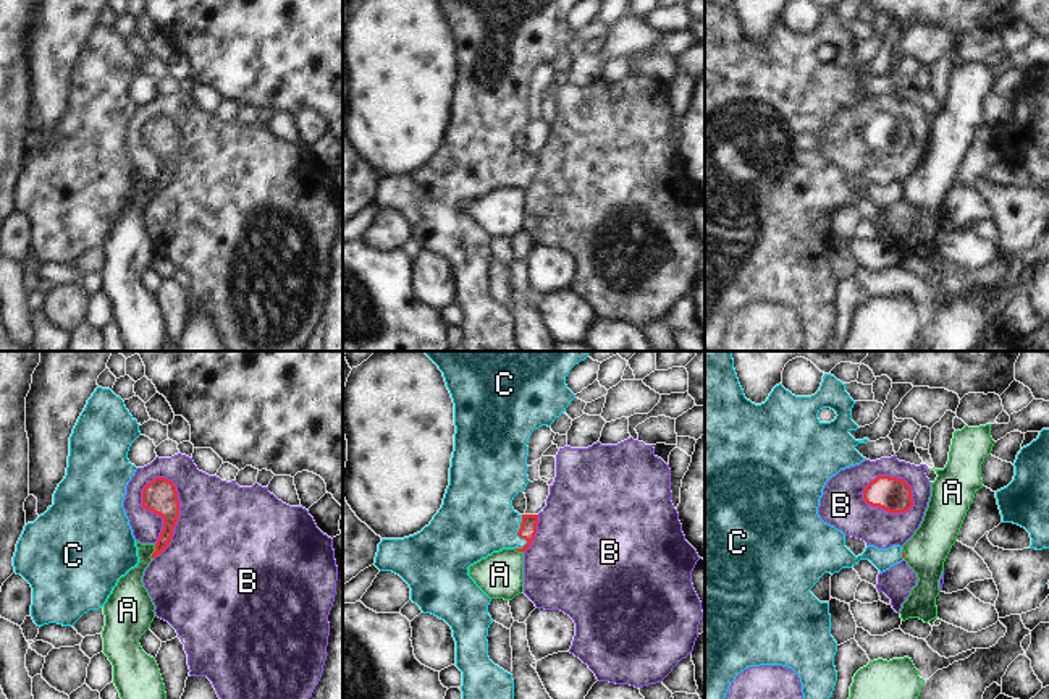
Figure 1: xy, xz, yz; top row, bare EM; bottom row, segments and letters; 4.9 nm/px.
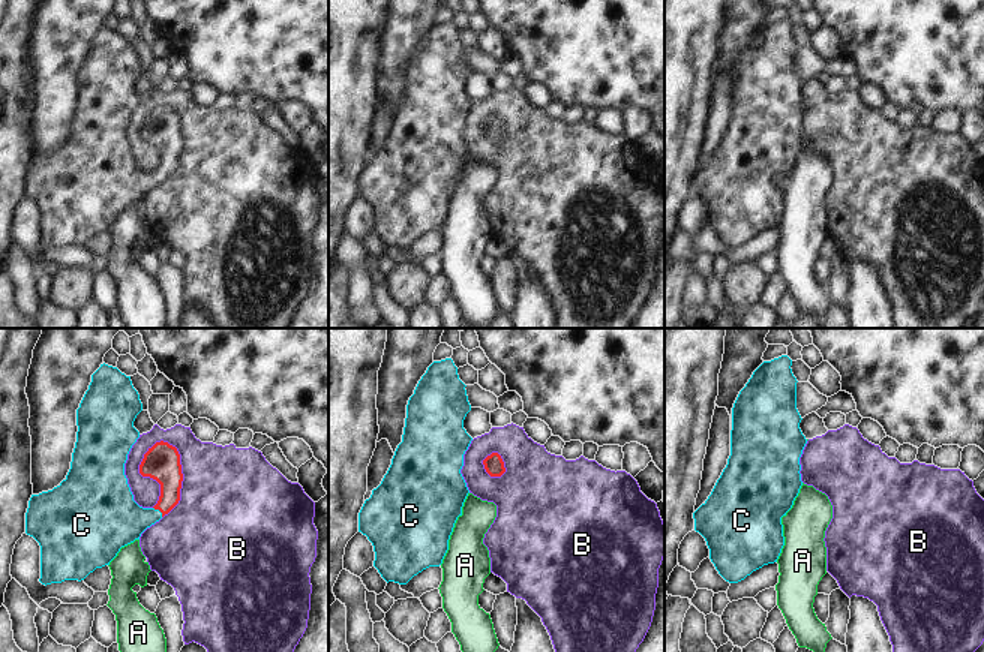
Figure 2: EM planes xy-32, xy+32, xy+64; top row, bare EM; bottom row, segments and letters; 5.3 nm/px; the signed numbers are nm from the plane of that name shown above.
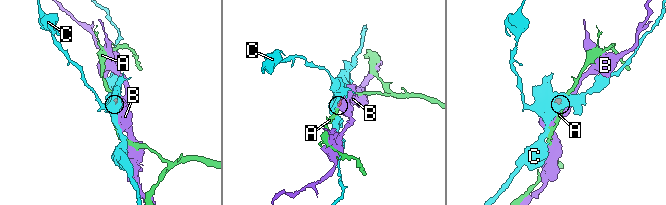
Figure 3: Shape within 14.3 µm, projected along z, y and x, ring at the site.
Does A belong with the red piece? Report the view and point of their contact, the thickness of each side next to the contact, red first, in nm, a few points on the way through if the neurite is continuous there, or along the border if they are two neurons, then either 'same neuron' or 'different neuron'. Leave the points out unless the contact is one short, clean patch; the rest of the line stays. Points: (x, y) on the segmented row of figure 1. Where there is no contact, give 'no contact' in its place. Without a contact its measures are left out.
contact xy (154, 552); calibres 140 and 170 nm; border xy (155, 544), (151, 559); different neuron

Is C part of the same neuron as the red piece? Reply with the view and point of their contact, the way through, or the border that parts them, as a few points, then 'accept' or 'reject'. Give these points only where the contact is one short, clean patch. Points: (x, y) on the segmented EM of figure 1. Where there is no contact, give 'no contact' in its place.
contact xz (519, 536); way xz (527, 531), (519, 536), (477, 518); accept

